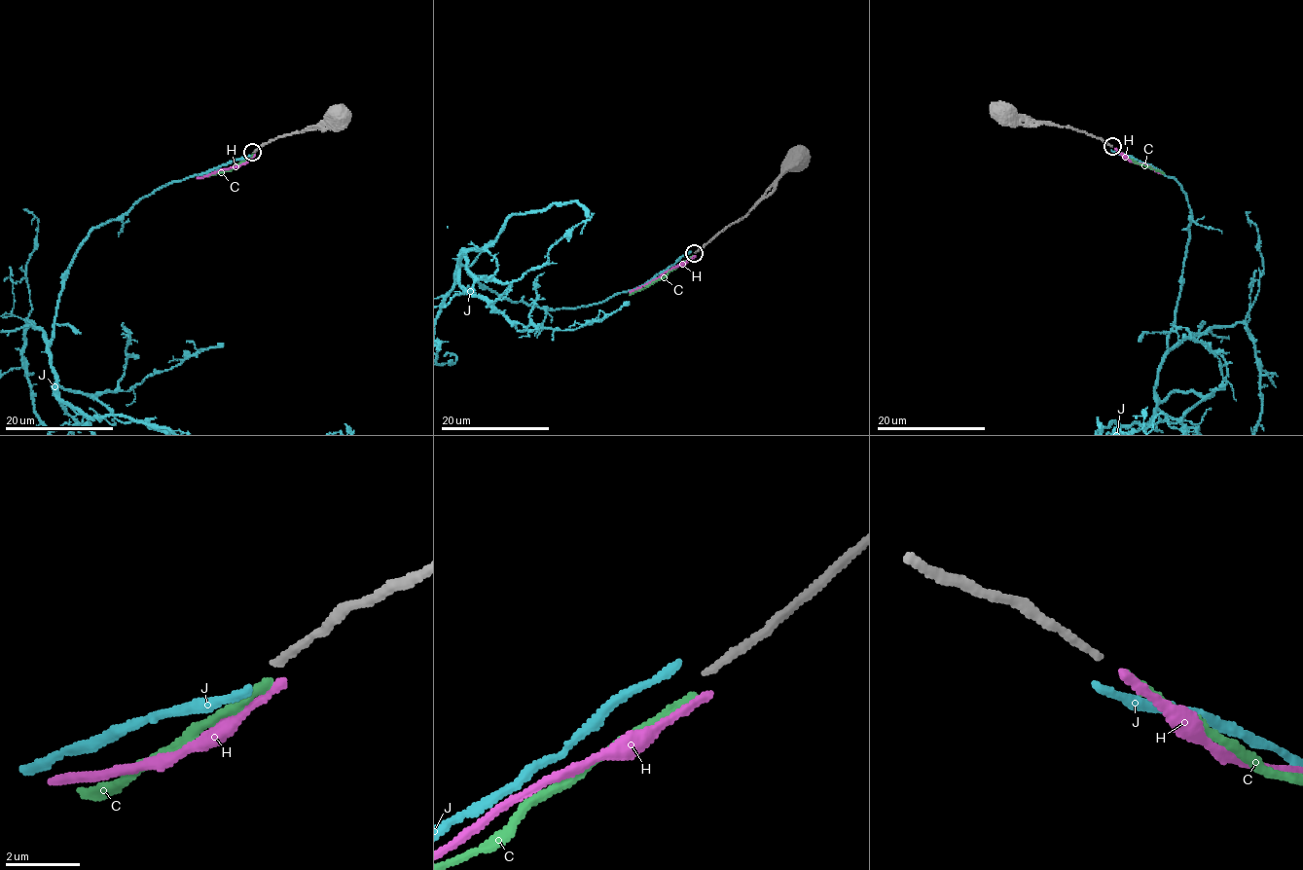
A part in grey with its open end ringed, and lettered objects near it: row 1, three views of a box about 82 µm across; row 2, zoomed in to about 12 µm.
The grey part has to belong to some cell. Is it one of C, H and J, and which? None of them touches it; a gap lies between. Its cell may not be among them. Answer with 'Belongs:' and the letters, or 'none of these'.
Belongs: none of these

